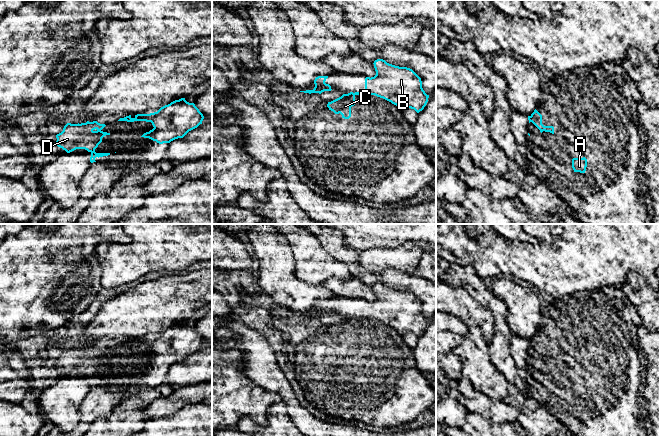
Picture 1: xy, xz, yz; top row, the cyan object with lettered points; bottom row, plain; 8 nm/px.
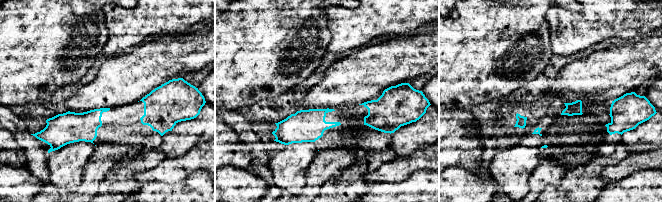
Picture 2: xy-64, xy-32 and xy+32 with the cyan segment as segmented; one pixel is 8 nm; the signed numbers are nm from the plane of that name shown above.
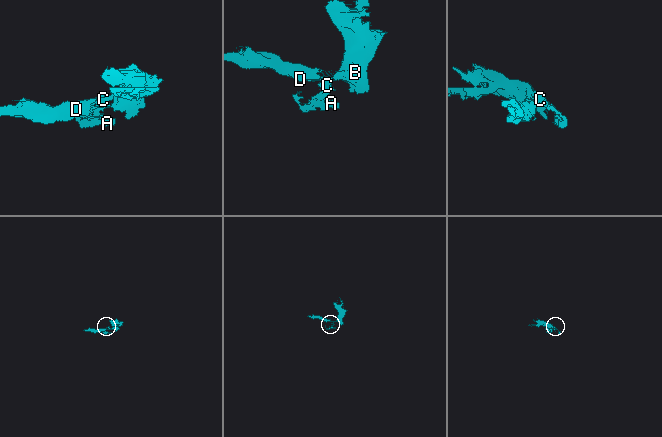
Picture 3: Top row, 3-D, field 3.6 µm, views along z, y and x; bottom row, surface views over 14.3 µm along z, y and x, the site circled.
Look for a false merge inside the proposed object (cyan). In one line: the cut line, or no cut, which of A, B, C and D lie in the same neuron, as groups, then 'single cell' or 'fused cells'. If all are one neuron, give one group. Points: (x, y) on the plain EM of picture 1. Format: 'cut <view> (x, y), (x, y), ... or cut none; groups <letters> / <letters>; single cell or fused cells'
cut xz (348, 317), (355, 318); groups A C / B D; fused cells

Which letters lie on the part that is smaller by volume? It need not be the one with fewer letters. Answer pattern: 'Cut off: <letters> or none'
Cut off: A, C

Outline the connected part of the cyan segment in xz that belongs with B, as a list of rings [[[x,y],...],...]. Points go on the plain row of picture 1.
[[[383,283],[374,285],[376,299],[365,302],[364,316],[350,316],[355,319],[375,319],[396,329],[401,334],[422,335],[429,319],[422,312],[421,302],[410,292],[387,287]]]

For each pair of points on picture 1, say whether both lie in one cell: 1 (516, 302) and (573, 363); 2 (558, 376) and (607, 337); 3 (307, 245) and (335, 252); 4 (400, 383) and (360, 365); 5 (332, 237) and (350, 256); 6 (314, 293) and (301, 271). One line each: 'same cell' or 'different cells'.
1: different cells
2: same cell
3: different cells
4: same cell
5: same cell
6: different cells

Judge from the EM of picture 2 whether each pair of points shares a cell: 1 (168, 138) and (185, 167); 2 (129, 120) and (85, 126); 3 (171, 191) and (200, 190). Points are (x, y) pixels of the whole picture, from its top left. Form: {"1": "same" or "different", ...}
{"1": "different", "2": "same", "3": "same"}

